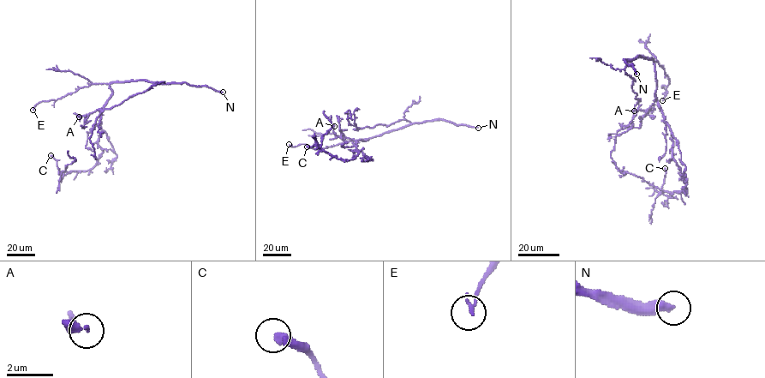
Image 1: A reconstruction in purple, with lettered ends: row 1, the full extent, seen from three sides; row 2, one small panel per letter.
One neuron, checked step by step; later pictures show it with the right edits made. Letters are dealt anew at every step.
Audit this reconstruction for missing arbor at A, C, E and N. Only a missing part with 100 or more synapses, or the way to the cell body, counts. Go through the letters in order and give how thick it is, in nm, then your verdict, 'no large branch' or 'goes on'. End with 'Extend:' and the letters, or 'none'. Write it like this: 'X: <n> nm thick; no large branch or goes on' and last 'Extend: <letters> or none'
A: 200 nm thick; no large branch
C: 320 nm thick; no large branch
E: 150 nm thick; no large branch
N: 360 nm thick; goes on
Extend: N

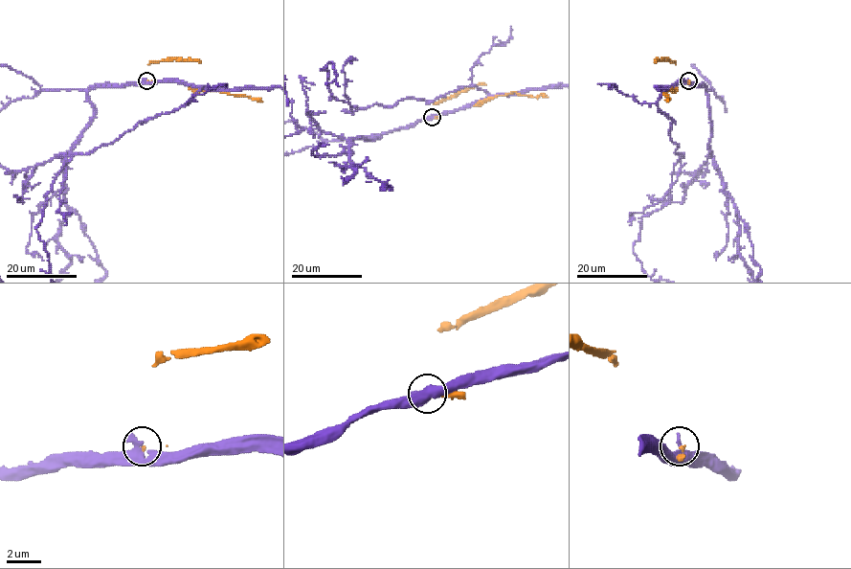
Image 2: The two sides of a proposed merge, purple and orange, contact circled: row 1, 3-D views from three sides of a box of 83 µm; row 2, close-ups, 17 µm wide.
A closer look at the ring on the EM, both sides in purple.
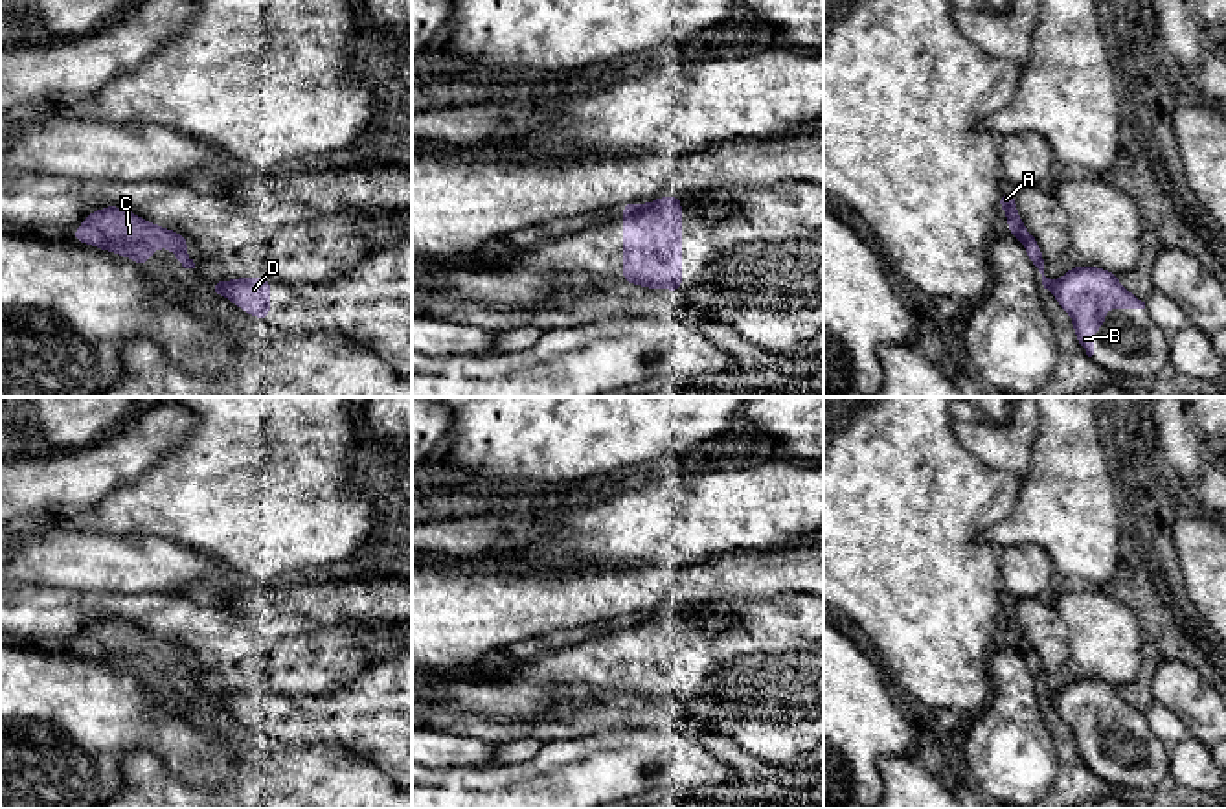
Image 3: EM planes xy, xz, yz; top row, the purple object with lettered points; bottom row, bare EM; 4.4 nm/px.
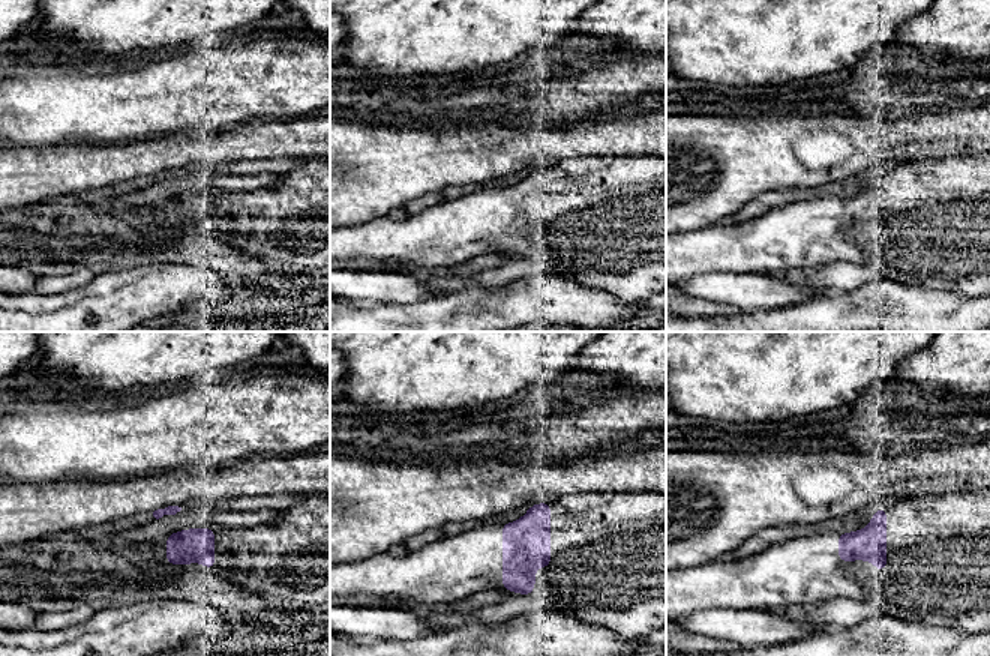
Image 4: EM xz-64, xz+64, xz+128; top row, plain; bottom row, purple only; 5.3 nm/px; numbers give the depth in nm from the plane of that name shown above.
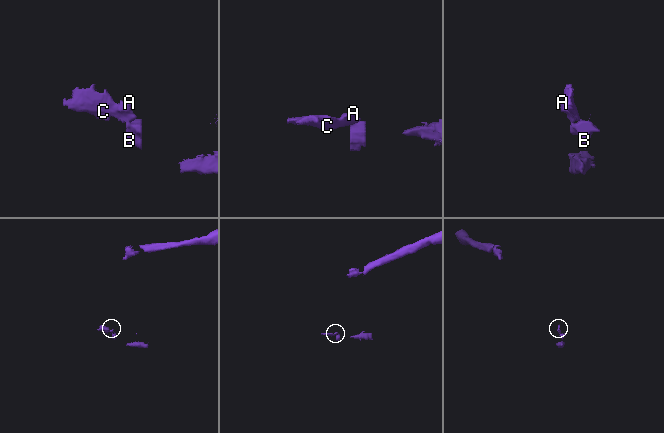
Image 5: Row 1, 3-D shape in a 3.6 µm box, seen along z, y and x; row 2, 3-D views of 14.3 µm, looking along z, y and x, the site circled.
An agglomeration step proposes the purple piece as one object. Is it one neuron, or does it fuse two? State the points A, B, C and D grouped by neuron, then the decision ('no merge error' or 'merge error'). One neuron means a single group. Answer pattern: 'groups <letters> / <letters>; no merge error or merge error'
groups A C / B D; merge error

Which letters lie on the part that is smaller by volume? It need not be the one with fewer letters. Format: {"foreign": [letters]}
{"foreign": ["A", "C"]}

